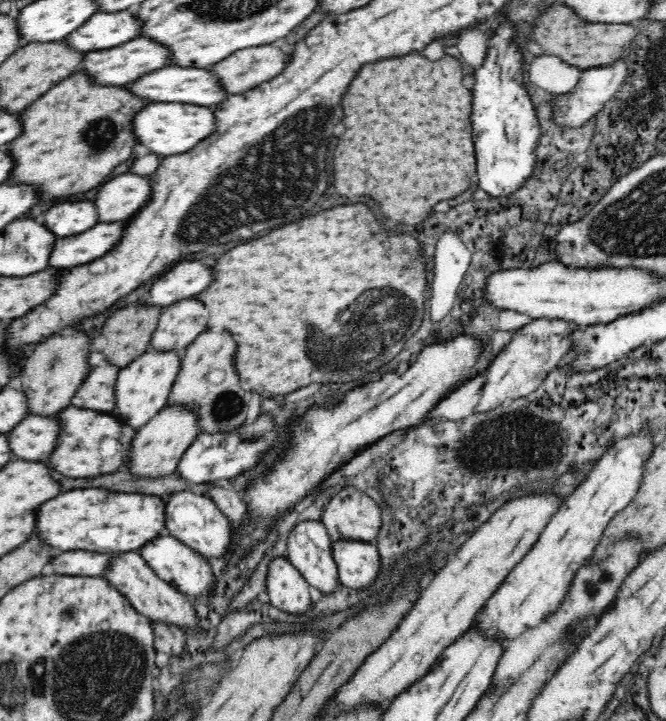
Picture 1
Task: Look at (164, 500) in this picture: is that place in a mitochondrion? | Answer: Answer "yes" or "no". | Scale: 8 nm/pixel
no

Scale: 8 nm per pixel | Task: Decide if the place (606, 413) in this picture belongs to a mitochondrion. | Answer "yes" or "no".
no

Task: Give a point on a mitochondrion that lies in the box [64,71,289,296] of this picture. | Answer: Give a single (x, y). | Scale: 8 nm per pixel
(96, 139)

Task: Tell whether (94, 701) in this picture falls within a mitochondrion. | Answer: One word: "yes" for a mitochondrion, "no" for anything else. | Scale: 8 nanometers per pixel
yes

